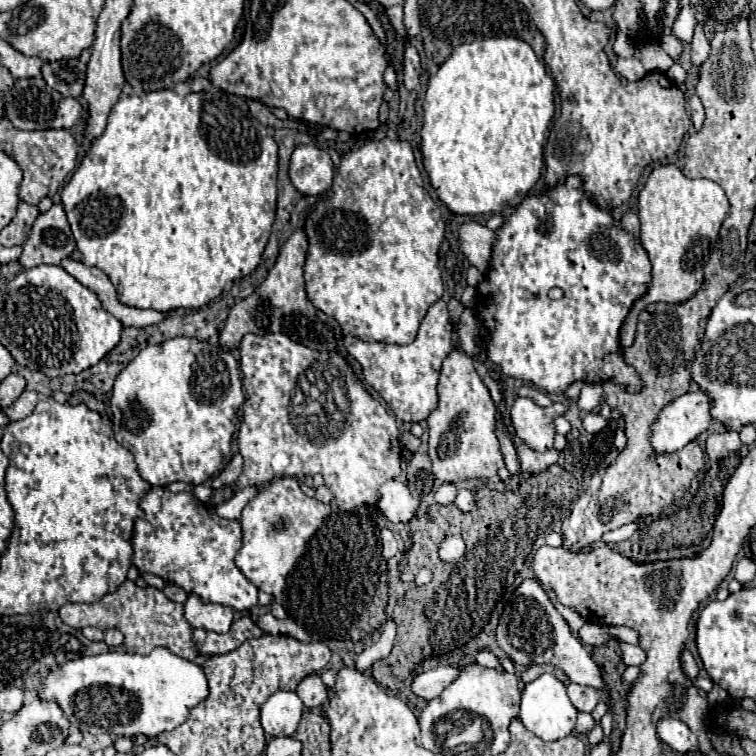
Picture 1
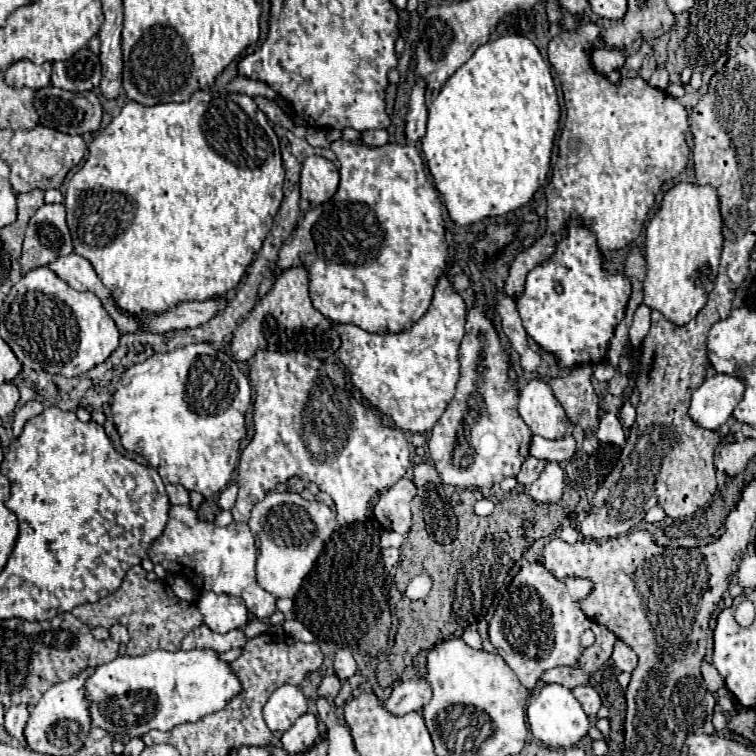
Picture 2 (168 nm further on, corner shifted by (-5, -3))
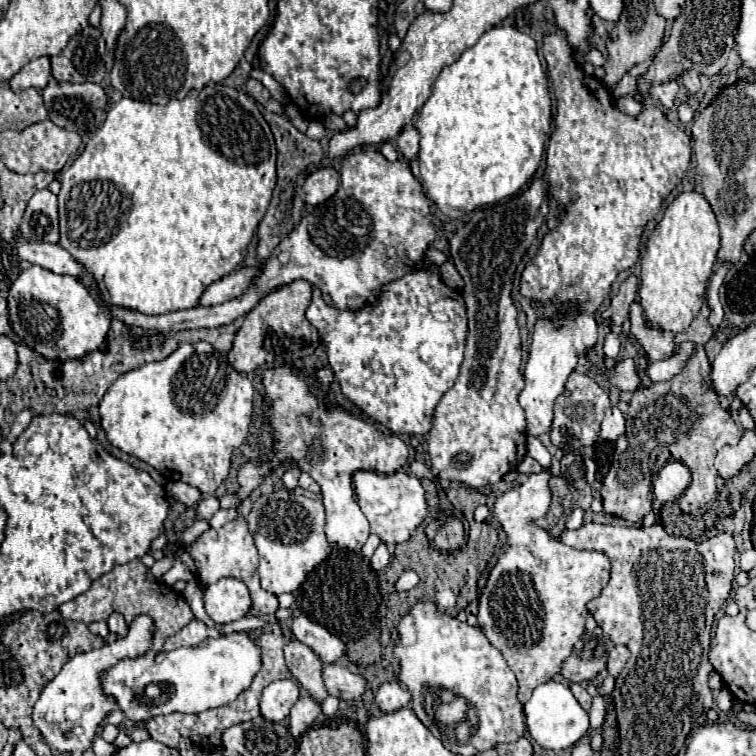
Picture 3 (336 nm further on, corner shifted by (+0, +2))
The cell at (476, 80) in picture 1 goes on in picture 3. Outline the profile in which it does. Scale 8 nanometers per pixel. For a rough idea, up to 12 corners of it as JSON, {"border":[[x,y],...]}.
{"border":[[483,33],[419,111],[459,219],[519,193],[551,133],[535,41]]}

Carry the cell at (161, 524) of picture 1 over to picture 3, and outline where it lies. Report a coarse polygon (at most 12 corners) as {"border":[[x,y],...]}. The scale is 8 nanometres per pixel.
{"border":[[245,519],[209,529],[187,547],[203,587],[221,577],[247,585],[253,609],[273,615],[261,589]]}

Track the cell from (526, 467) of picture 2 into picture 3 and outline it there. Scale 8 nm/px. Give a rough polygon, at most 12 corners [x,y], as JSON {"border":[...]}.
{"border":[[533,457],[525,459],[517,465],[519,473],[531,475],[541,473],[541,467]]}

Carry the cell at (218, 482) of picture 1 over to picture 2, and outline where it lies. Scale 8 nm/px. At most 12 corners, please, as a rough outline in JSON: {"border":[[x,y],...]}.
{"border":[[228,486],[220,492],[216,506],[230,510],[234,506],[238,486]]}

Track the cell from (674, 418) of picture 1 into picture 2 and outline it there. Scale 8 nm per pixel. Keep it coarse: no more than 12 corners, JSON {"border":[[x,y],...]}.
{"border":[[714,374],[692,394],[690,416],[720,428],[738,406],[746,382]]}

